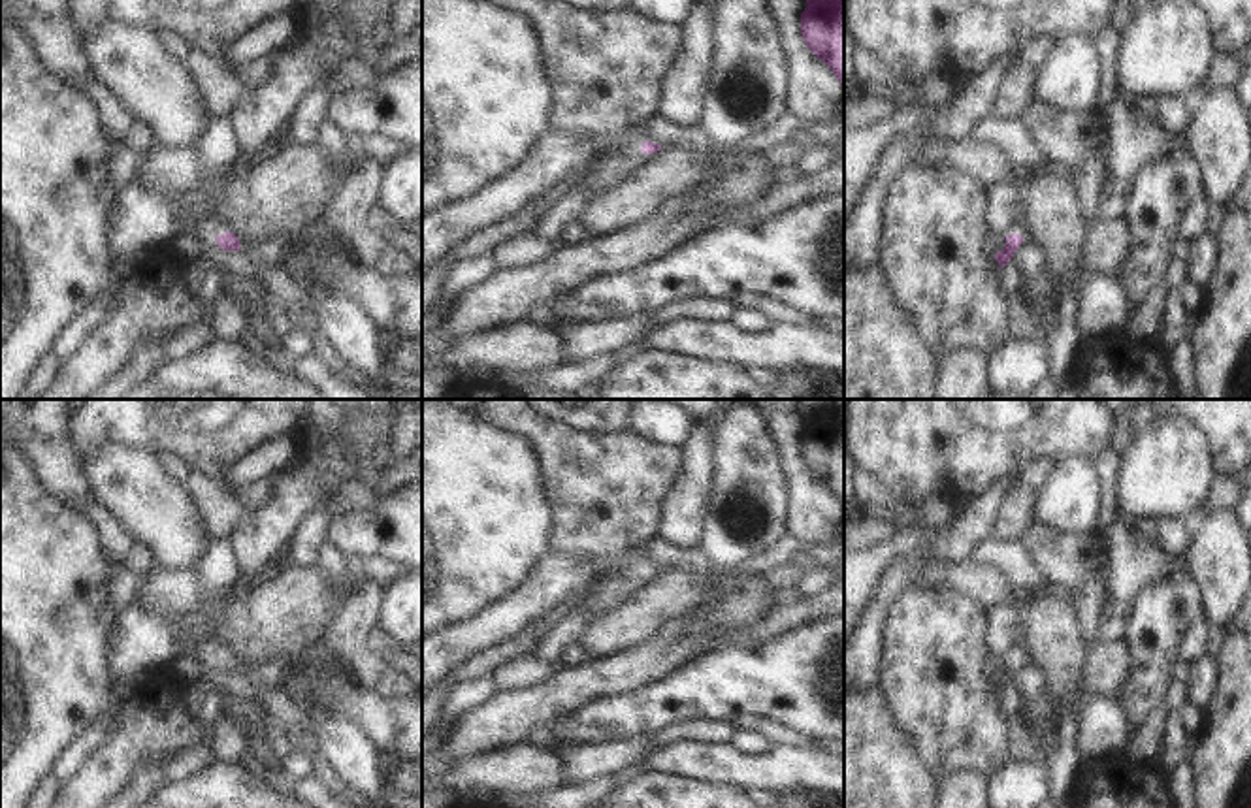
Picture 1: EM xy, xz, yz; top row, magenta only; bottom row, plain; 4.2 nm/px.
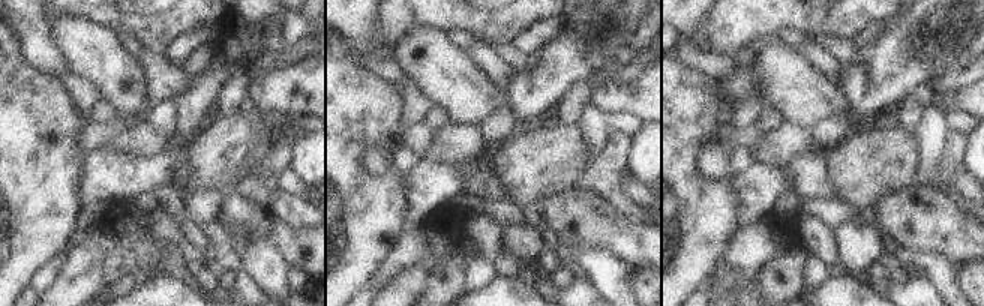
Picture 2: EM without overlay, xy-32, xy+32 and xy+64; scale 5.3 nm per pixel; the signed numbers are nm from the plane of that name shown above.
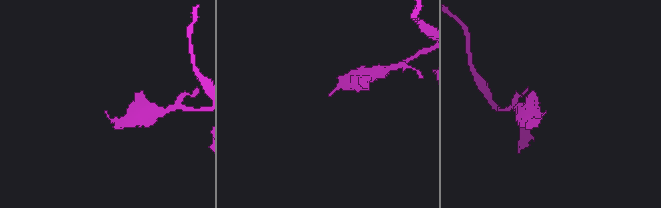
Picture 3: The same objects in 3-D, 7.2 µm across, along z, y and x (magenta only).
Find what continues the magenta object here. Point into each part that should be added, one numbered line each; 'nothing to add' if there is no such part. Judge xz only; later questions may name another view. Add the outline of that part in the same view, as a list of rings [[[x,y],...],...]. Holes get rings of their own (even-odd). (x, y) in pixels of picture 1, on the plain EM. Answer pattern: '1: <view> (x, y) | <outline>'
1: xz (603, 594) | [[[641,571],[635,574],[610,574],[590,588],[575,612],[582,614],[584,623],[588,623],[597,612],[631,597],[642,580],[644,574]]]

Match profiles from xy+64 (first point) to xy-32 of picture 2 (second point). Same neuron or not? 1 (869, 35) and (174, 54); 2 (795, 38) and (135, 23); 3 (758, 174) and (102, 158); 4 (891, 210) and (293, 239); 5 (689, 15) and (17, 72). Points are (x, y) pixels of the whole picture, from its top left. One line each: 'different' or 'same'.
1: same
2: different
3: same
4: same
5: different

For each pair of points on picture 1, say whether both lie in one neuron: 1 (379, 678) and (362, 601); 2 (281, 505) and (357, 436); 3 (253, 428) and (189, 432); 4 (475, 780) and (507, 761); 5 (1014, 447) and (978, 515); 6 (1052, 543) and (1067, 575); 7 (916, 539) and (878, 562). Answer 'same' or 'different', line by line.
1: same
2: same
3: same
4: same
5: different
6: same
7: same

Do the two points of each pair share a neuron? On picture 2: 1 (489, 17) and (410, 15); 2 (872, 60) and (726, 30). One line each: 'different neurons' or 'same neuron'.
1: same neuron
2: different neurons

